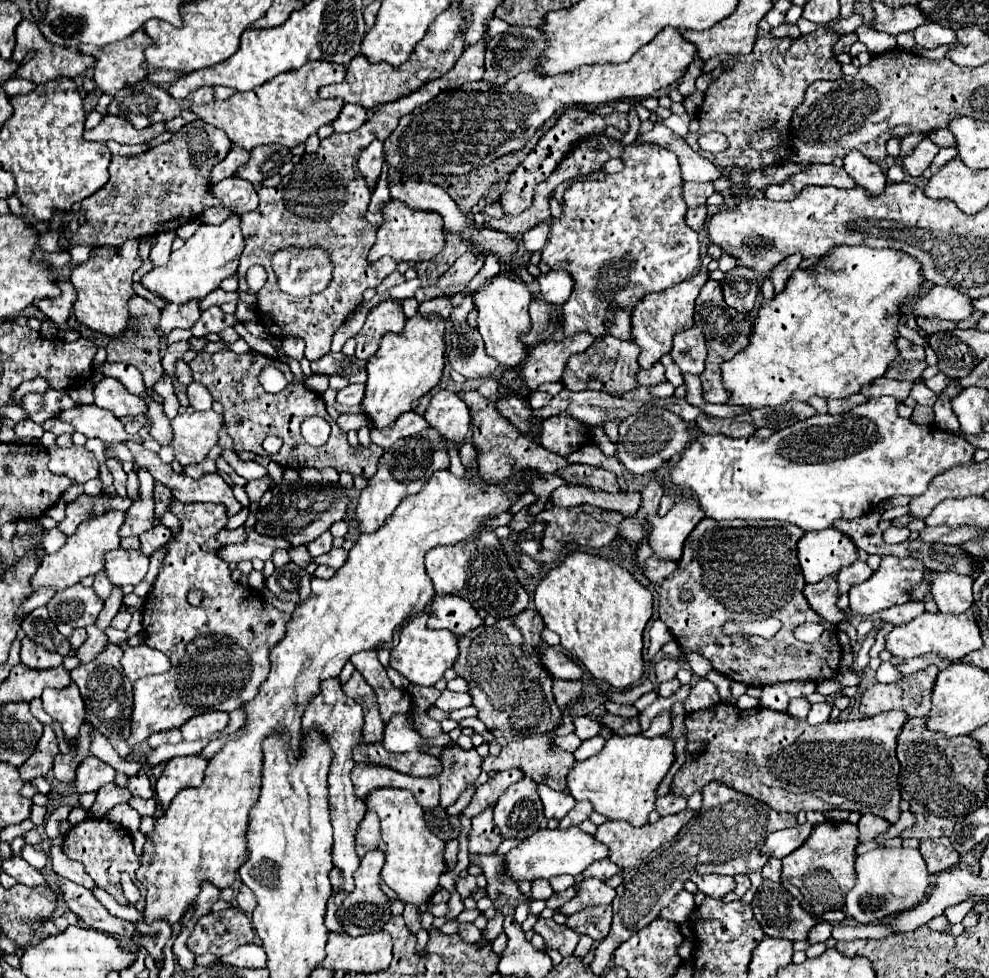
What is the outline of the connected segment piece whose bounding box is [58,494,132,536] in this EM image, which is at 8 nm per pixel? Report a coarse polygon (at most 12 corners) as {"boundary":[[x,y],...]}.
{"boundary":[[82,494],[66,504],[58,524],[66,536],[88,518],[106,510],[126,512],[130,498]]}

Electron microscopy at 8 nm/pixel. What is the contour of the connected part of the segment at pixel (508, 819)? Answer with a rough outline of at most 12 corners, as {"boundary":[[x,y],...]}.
{"boundary":[[530,778],[512,784],[494,806],[504,838],[540,828],[544,808]]}

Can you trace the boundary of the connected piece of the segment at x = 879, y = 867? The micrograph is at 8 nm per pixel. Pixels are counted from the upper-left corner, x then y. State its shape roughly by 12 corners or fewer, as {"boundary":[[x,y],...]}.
{"boundary":[[878,846],[856,858],[846,914],[872,924],[926,902],[916,848]]}

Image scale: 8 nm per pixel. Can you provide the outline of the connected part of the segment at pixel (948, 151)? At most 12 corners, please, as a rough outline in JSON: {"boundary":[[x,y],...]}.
{"boundary":[[942,146],[940,154],[932,160],[932,164],[924,170],[924,178],[934,174],[954,160],[956,148]]}

